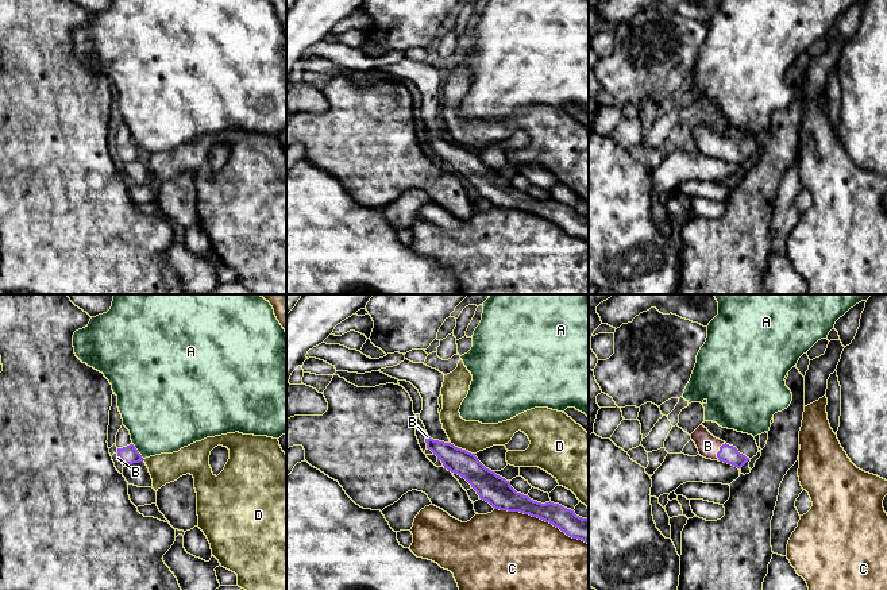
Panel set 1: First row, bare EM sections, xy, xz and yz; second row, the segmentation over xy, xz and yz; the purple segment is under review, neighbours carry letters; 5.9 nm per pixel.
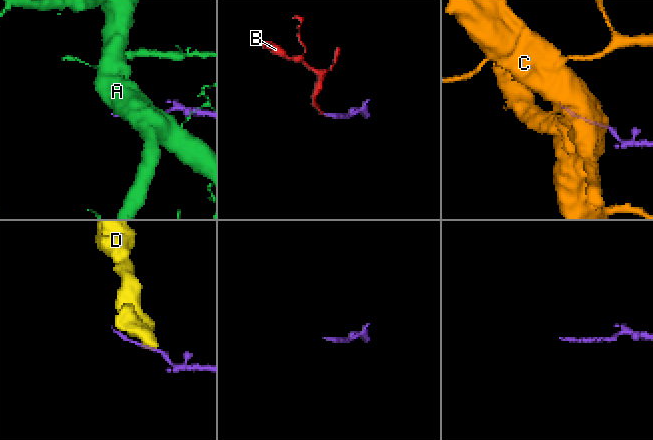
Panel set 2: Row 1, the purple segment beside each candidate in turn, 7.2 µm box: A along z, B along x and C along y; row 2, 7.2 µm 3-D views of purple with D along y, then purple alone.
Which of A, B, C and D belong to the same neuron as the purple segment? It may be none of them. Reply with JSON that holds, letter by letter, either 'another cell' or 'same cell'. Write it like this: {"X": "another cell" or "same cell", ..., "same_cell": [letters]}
{"A": "another cell", "B": "same cell", "C": "another cell", "D": "another cell", "same_cell": ["B"]}

